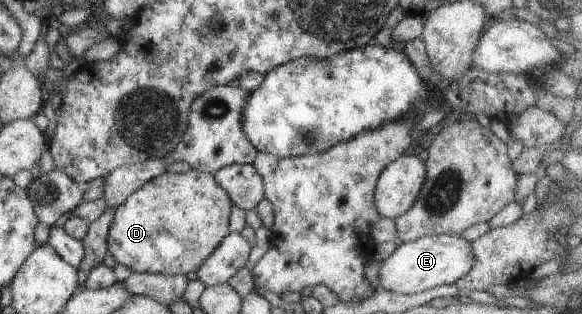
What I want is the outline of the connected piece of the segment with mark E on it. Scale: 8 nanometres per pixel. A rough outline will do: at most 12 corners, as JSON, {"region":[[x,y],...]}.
{"region":[[460,234],[403,242],[377,262],[378,287],[412,295],[472,268]]}

